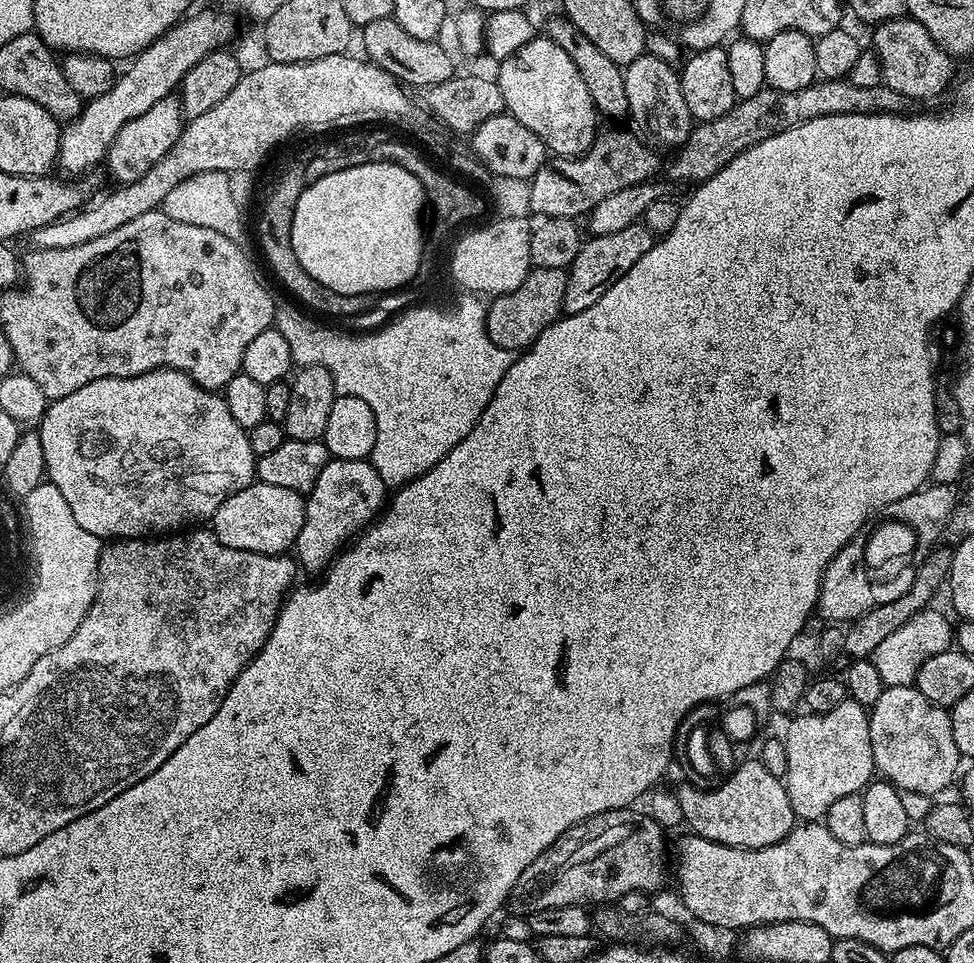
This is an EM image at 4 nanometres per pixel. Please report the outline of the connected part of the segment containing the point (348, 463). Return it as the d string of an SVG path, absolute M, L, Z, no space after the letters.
M329 459L306 496L304 525L294 545L294 552L300 555L299 563L304 563L308 568L323 569L337 555L341 545L357 530L363 529L385 507L384 491L384 479L367 459Z

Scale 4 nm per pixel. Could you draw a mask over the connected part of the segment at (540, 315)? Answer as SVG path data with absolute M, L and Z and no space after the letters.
M533 267L518 290L497 296L487 305L486 327L489 338L505 350L527 349L565 311L563 308L564 299L568 296L568 280L569 273L563 268Z

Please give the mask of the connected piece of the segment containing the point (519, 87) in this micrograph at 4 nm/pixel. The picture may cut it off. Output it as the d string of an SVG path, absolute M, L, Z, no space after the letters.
M537 35L536 39L526 42L522 50L499 61L498 68L500 73L495 73L494 79L502 90L507 115L522 122L526 130L534 130L534 134L542 138L545 149L553 157L571 158L590 150L590 146L598 135L598 127L596 128L598 113L592 104L590 90L586 90L586 82L582 82L582 74L578 74L578 66L574 66L570 54L566 54L562 46L555 44L547 35Z

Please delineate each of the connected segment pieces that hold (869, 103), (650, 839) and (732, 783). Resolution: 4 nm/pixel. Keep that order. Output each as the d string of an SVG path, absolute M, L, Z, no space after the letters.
M815 80L806 88L792 92L778 91L765 87L751 98L739 99L734 107L722 114L722 117L701 121L693 127L687 142L680 146L678 155L668 168L669 176L680 182L690 184L704 183L713 177L722 166L745 152L752 145L757 145L775 133L785 132L796 125L813 121L814 118L830 117L834 114L854 113L894 113L909 111L912 101L908 96L883 84L870 87L854 86L842 80Z
M632 806L591 816L558 837L546 851L534 858L534 862L530 862L530 866L526 866L526 870L522 870L508 895L507 911L527 918L538 910L550 910L554 906L611 905L630 891L652 894L664 880L664 836L665 829L654 818Z
M752 758L745 764L738 764L735 765L736 773L734 768L727 777L729 780L717 783L713 792L704 792L708 790L688 782L681 783L678 795L684 824L692 827L689 829L697 836L735 848L765 848L777 844L782 838L786 838L786 834L792 831L798 820L790 806L783 779L770 774L770 770L766 770L759 759Z

